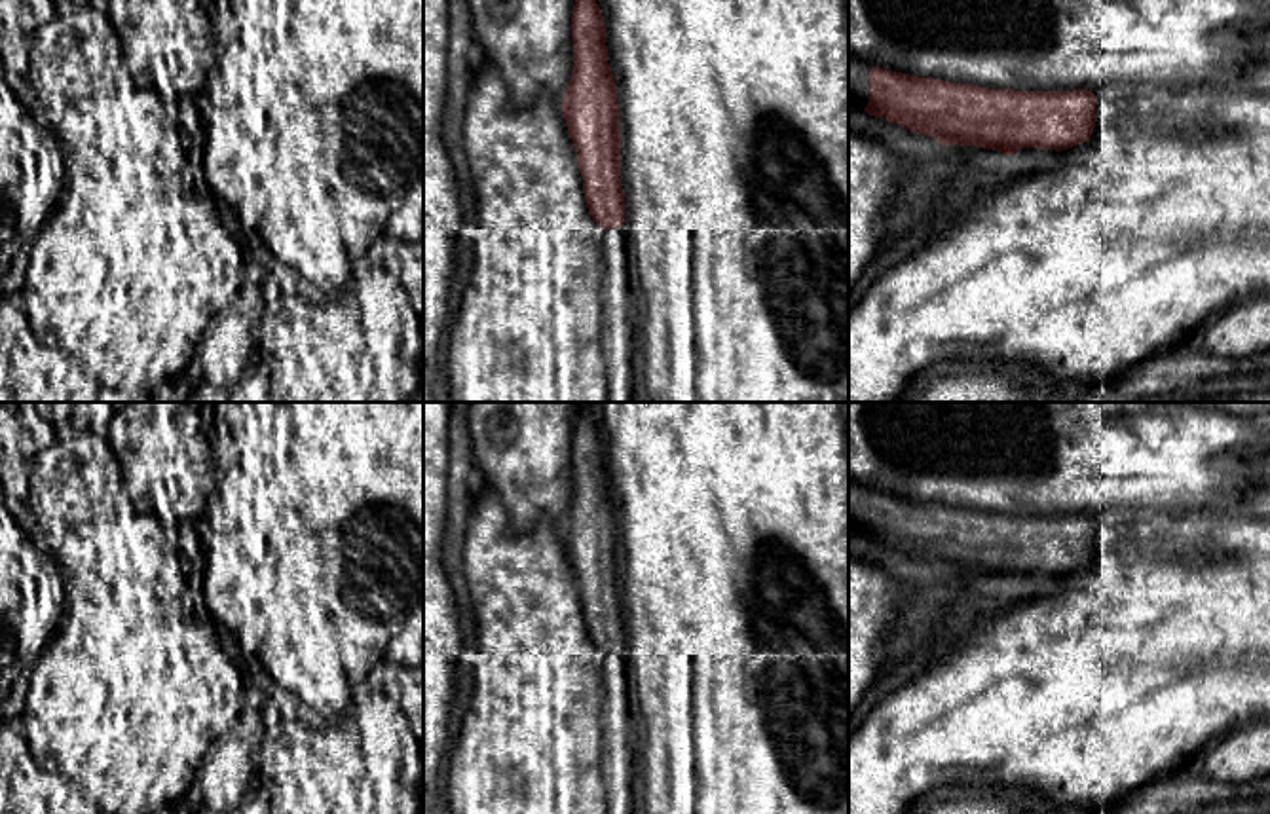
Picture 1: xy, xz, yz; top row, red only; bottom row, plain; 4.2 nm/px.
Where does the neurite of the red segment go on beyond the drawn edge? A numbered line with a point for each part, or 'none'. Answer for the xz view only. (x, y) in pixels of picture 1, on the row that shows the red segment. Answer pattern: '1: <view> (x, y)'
1: xz (616, 340)

